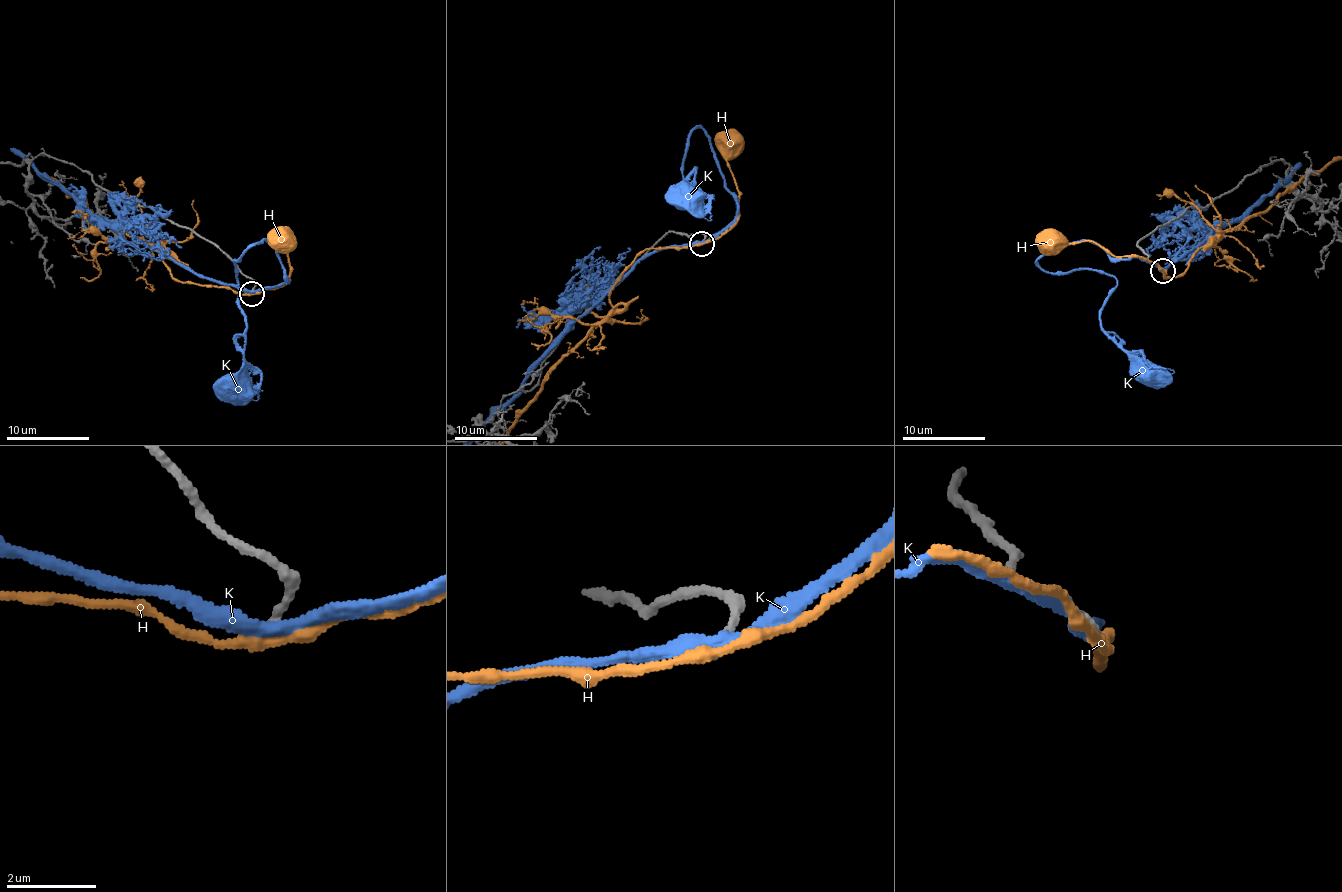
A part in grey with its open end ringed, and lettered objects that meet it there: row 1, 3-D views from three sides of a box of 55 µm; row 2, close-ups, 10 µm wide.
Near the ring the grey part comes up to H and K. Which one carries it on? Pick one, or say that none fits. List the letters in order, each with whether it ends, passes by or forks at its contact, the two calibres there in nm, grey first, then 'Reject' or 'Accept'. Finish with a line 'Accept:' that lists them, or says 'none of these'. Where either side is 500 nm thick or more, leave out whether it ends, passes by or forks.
H: It passes by. Thickness 180 nm (grey) against 240 nm. Reject
K: It passes by. Thickness 200 nm (grey) against 320 nm. Reject
Accept: none of these

